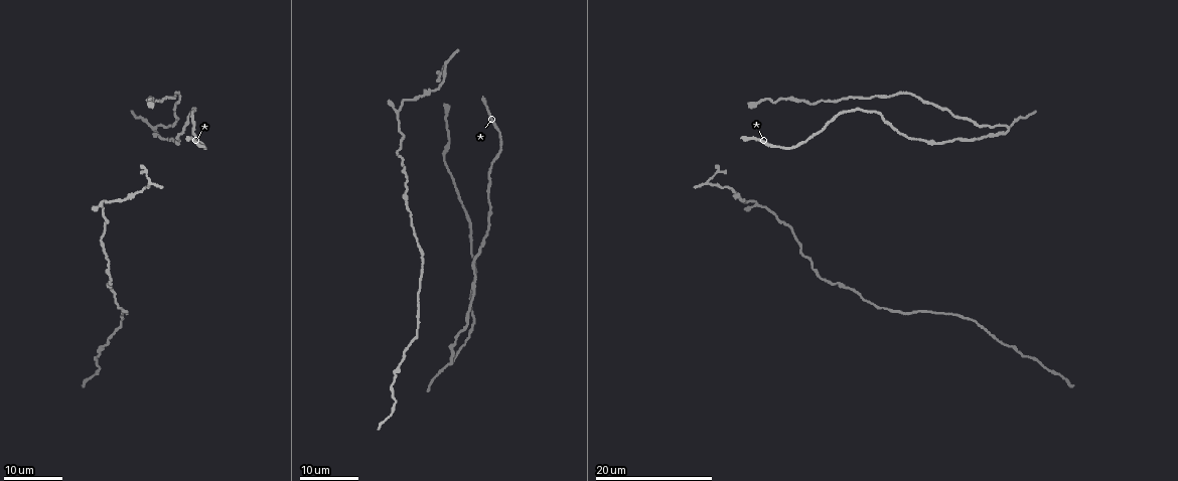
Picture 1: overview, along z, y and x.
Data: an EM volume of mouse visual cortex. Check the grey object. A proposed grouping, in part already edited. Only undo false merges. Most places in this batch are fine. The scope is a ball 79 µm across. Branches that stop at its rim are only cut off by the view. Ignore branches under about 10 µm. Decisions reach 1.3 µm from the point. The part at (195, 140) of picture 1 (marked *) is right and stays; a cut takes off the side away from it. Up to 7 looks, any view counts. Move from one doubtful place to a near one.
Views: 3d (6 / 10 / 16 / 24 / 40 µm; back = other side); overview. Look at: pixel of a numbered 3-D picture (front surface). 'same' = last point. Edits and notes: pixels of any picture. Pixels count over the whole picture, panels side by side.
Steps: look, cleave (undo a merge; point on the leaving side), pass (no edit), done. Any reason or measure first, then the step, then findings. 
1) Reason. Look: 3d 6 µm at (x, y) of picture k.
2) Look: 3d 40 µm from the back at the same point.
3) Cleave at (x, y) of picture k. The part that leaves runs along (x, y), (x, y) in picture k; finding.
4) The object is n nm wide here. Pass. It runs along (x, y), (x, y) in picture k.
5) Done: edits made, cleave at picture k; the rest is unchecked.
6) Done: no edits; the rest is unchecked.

Thick turns thin. Look: 3d 24 µm at (935, 141) of picture 1.

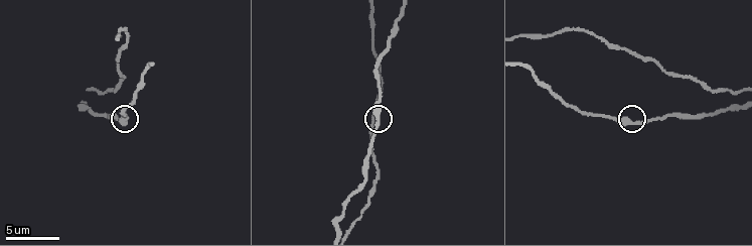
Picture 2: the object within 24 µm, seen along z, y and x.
Look: 3d 10 µm at (633, 122) of picture 2.

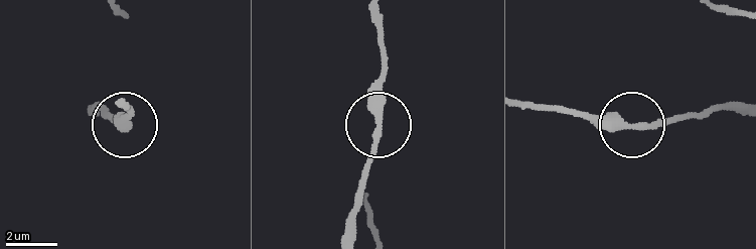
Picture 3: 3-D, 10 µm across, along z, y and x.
Pass. All the same neuron.

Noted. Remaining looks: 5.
Thick turns thin. Look: 3d 16 µm at (419, 323) of picture 1.

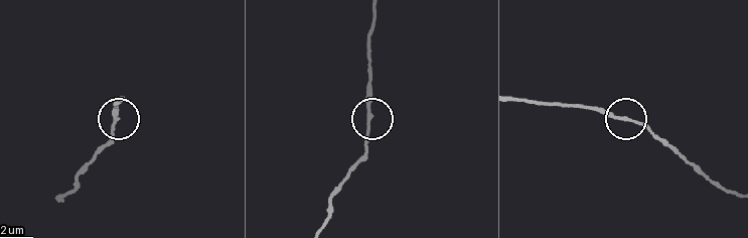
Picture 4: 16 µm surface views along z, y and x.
Zoom in. Look: 3d 6 µm at (116, 120) of picture 4.

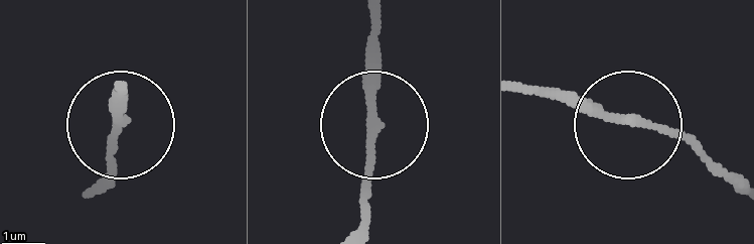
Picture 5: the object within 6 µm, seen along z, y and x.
From behind. Look: 3d 6 µm from the back at (628, 121) of picture 5.

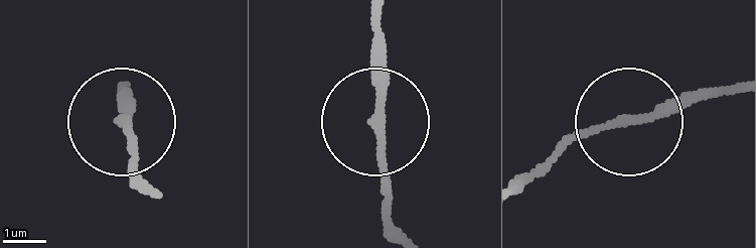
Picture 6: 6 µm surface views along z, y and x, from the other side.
Pass. It runs along (122, 86), (132, 176) in picture 6; one neuron here.

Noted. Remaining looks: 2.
Small branch off a trunk. Look: 3d 16 µm at (452, 361) of picture 1.

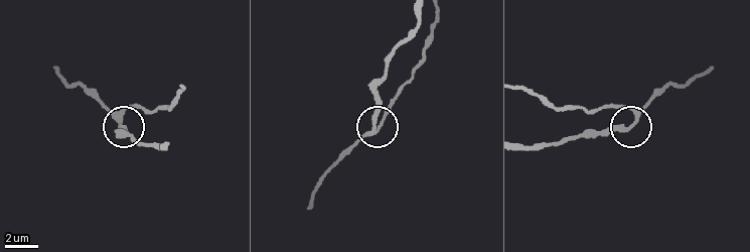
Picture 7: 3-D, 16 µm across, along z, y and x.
Look: 3d 10 µm at (632, 122) of picture 7.

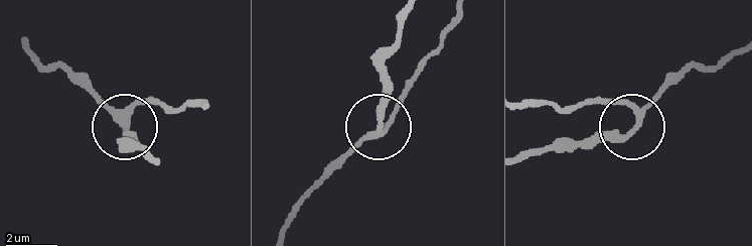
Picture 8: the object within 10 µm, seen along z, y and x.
Pass. It runs along (155, 161), (131, 143), (127, 124), (131, 111), (148, 100) in picture 8; all the same neuron.

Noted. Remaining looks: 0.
Done: no edits; the rest is unchecked.

